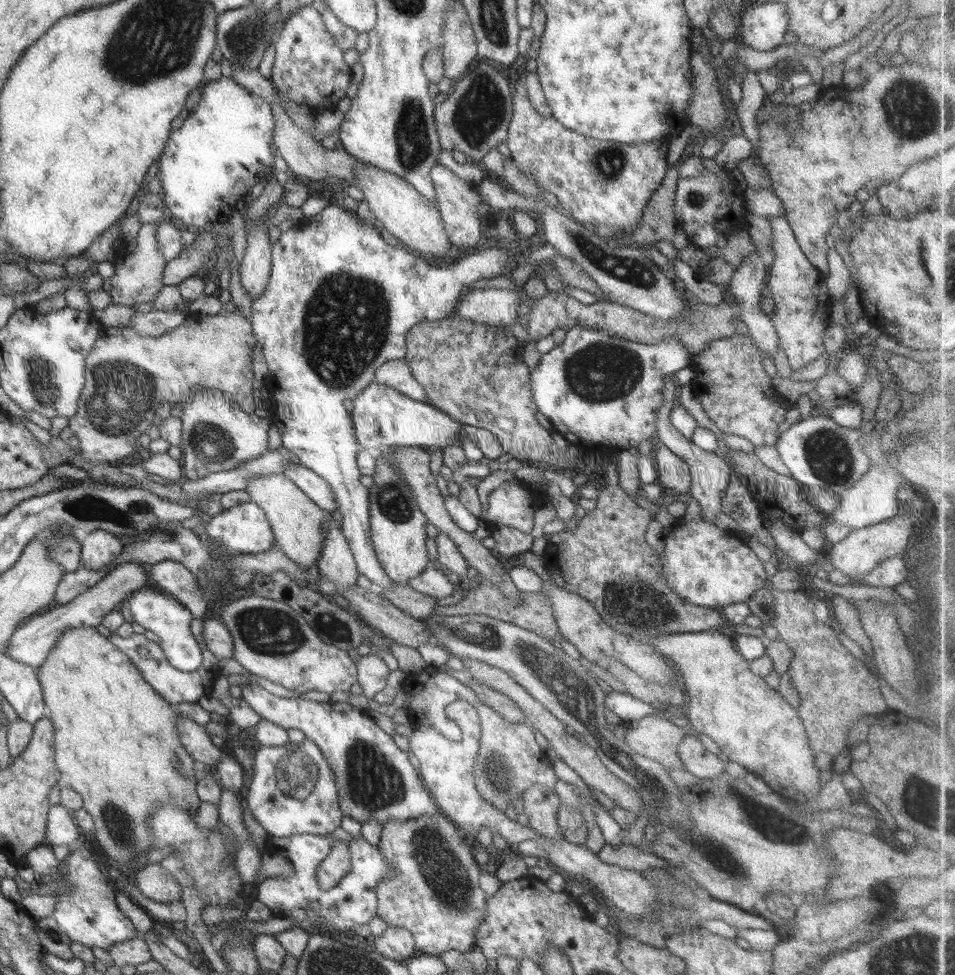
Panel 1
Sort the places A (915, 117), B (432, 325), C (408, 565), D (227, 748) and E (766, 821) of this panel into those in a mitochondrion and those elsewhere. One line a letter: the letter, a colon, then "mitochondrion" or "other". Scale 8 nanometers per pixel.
A: mitochondrion
B: other
C: other
D: other
E: mitochondrion

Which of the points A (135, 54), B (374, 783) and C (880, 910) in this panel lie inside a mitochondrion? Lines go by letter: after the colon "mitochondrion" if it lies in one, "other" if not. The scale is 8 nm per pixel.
A: mitochondrion
B: mitochondrion
C: other

